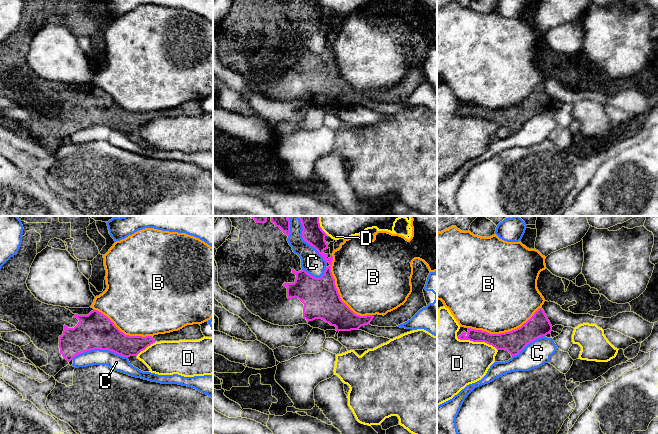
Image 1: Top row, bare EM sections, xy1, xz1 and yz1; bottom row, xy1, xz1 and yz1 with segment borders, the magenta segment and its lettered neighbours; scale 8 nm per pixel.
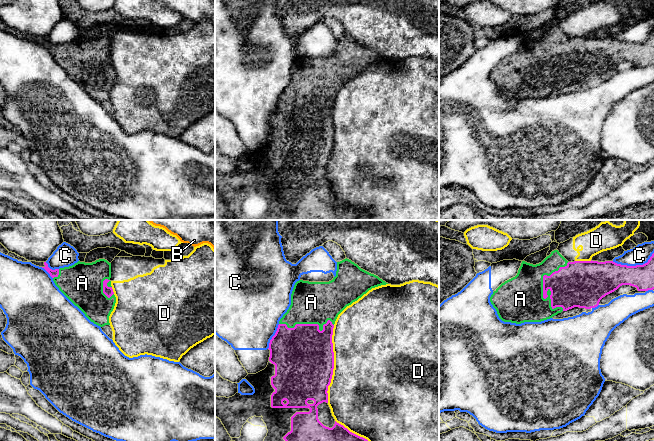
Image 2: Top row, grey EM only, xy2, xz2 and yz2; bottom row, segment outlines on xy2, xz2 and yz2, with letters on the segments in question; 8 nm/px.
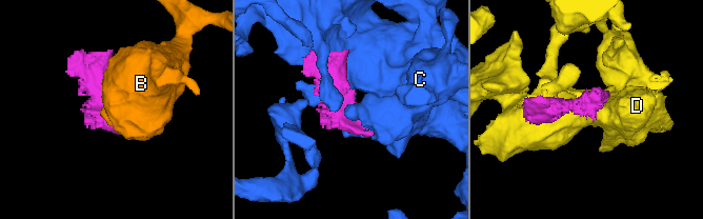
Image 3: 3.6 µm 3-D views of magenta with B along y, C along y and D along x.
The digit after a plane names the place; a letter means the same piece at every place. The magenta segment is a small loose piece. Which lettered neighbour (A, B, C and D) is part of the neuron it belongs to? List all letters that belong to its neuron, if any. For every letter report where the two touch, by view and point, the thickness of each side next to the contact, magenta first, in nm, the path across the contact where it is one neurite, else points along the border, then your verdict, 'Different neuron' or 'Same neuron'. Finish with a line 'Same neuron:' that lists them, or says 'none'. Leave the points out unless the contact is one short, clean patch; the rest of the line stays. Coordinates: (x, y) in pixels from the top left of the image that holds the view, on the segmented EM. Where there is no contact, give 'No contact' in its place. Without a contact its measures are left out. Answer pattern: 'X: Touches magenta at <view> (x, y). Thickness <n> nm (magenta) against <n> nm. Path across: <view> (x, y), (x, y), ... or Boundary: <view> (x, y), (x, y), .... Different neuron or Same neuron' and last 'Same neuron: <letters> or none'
A: Touches magenta at yz2 (543, 283). Thickness 340 nm (magenta) against 360 nm. Same neuron
B: Touches magenta at xz1 (338, 293). Thickness 300 nm (magenta) against 500 nm. Different neuron
C: Touches magenta at xy1 (99, 348). Thickness 280 nm (magenta) against 130 nm. Different neuron
D: Touches magenta at xz2 (333, 364). Thickness 480 nm (magenta) against 500 nm. Different neuron
Same neuron: A

